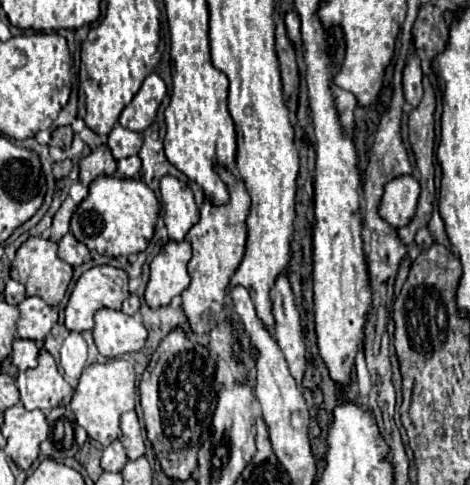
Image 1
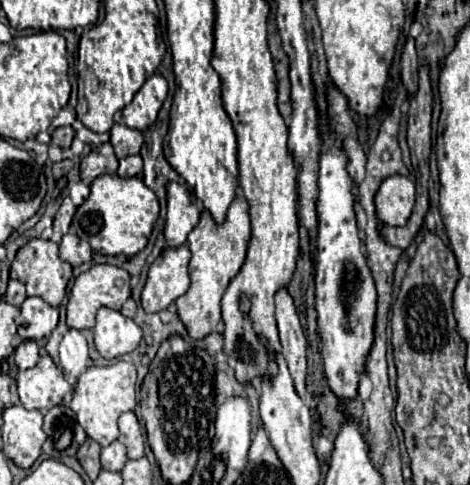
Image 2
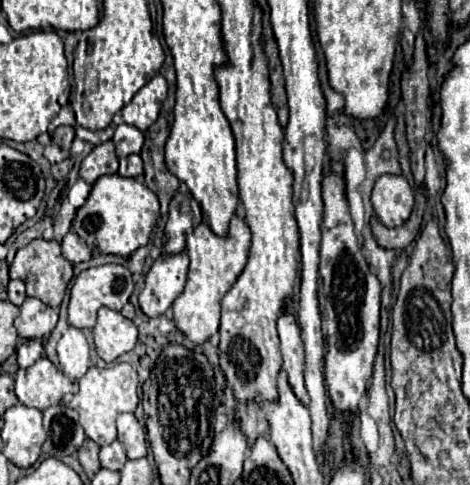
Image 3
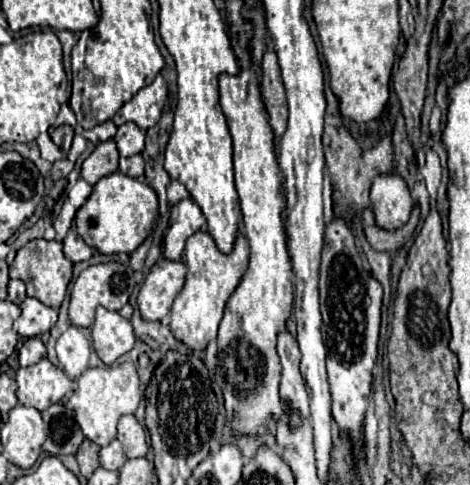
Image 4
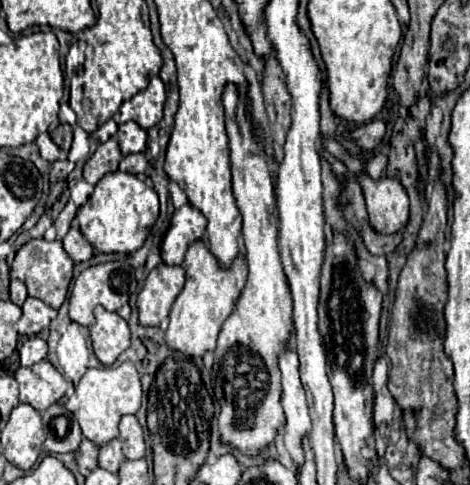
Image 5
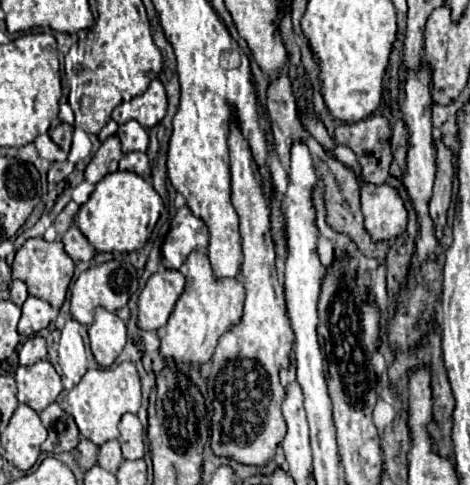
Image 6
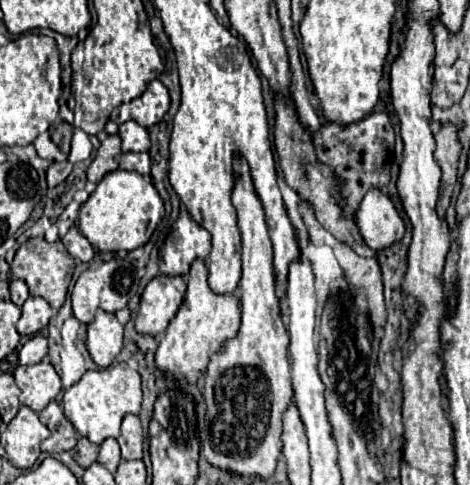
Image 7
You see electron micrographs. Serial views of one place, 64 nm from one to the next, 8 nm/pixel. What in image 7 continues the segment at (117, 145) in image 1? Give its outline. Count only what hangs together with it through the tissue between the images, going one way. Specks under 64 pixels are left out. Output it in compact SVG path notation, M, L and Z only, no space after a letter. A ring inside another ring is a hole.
M124 122L120 126L120 138L122 138L122 152L148 152L150 150L150 138L148 130L142 128L136 122Z

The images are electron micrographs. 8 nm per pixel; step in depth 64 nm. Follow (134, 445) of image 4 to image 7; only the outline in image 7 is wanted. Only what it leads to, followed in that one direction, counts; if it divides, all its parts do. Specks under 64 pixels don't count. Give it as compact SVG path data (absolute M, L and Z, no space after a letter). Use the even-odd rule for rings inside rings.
M128 414L124 418L118 444L120 444L120 450L122 450L122 460L140 460L142 458L144 432L142 432L138 416Z

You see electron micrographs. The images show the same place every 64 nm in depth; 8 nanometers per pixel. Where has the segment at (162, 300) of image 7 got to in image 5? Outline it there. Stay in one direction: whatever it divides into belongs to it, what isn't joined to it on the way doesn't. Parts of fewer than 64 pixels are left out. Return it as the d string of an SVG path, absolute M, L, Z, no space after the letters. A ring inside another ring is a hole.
M156 266L138 294L138 314L142 326L160 326L168 320L170 308L176 296L184 288L184 268L182 266Z

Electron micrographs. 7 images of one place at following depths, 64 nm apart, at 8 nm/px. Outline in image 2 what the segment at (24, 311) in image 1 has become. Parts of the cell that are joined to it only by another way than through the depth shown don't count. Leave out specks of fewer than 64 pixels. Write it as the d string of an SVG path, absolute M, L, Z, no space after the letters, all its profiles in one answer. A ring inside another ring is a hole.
M26 298L16 318L18 336L24 340L46 340L58 326L58 310L46 304L42 298Z

